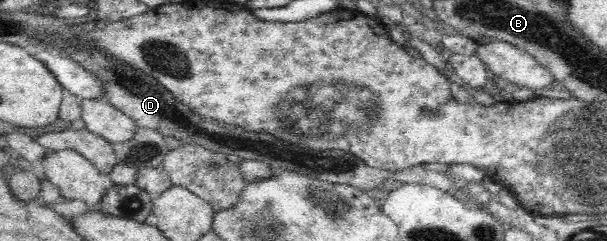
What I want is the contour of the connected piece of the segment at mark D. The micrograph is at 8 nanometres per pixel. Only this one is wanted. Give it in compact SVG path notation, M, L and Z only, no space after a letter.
M76 49L70 55L60 53L81 63L88 71L95 73L105 85L107 93L106 101L110 102L116 109L130 116L140 128L152 128L163 136L175 137L182 143L197 143L214 151L238 155L242 160L256 160L267 163L276 170L296 171L302 175L319 179L331 184L353 185L363 190L382 188L386 179L399 181L400 184L414 184L421 186L437 187L441 190L449 190L455 186L457 180L447 172L433 171L426 169L424 164L415 165L398 171L389 169L378 169L370 167L356 157L353 153L342 149L306 149L298 145L290 145L274 135L260 131L250 131L234 124L224 124L218 120L202 117L189 107L183 107L181 103L158 81L144 72L130 68L128 64L112 58L104 58L98 51L87 51L87 49Z

